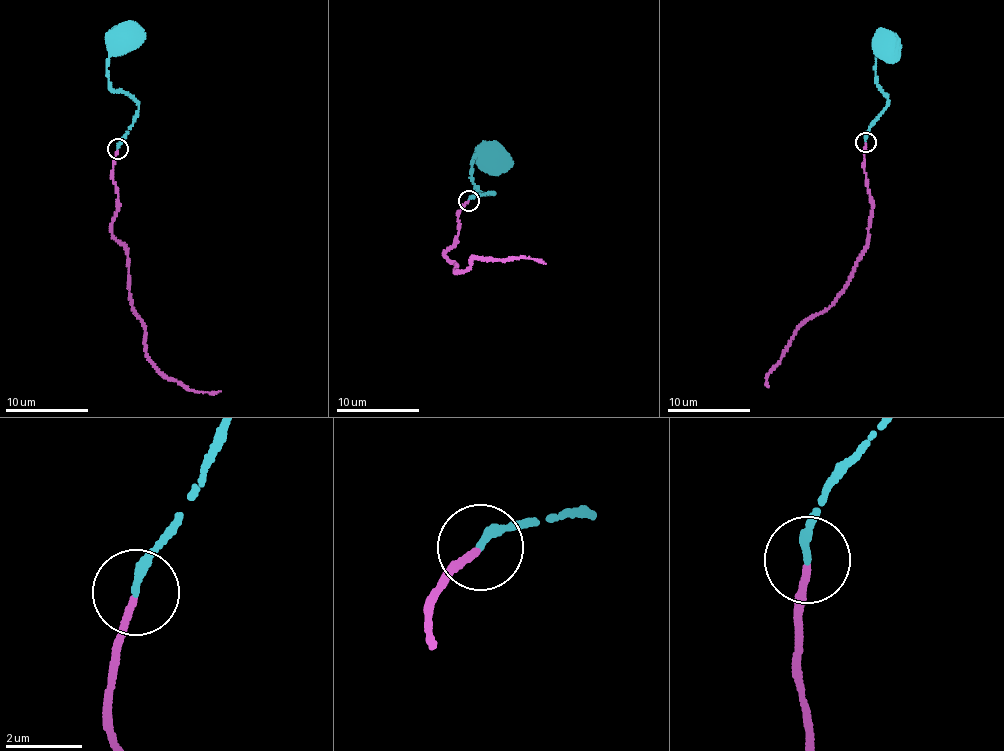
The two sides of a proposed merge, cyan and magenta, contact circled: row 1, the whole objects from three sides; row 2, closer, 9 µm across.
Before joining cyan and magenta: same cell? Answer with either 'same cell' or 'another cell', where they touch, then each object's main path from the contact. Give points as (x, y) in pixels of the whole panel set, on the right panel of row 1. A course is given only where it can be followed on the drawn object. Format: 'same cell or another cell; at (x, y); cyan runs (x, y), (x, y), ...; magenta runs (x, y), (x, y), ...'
same cell; at (866, 142); cyan runs (865, 141), (865, 136), (888, 99), (875, 75), (875, 47), (884, 44); magenta runs (865, 143), (870, 227), (861, 252), (846, 287), (820, 313), (803, 322), (768, 373), (765, 384), (768, 387)

